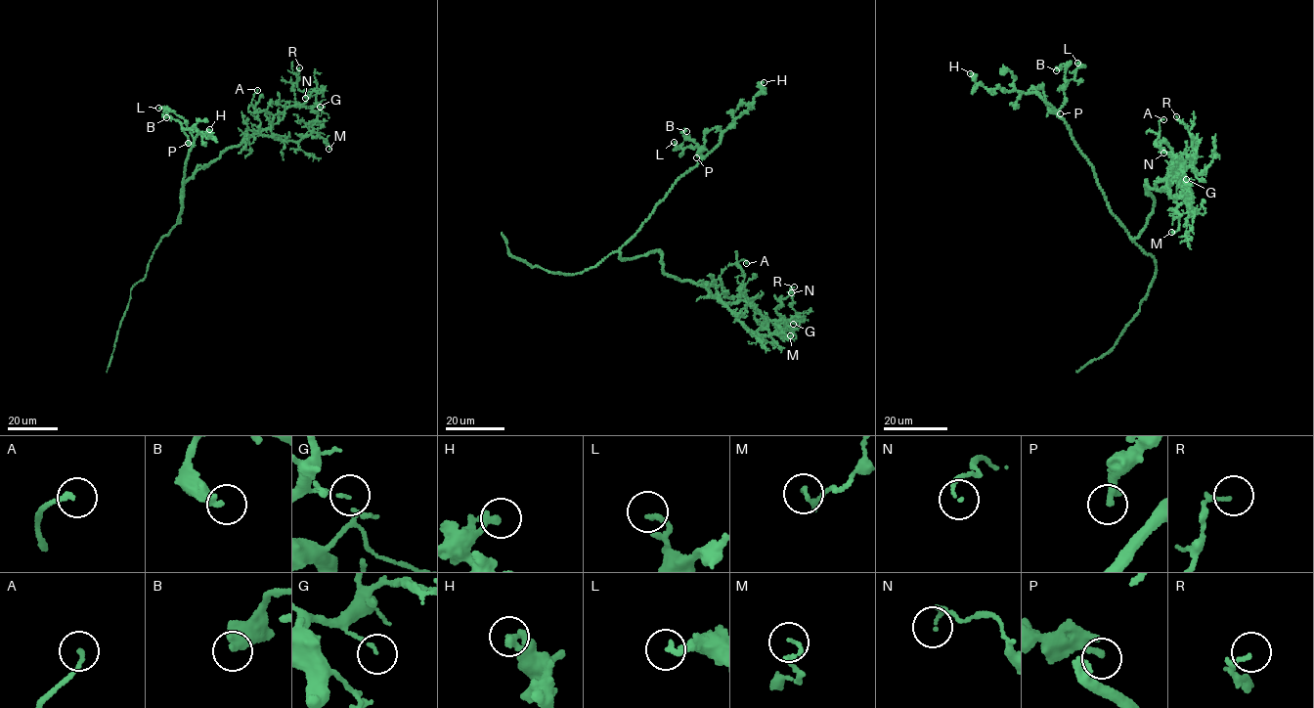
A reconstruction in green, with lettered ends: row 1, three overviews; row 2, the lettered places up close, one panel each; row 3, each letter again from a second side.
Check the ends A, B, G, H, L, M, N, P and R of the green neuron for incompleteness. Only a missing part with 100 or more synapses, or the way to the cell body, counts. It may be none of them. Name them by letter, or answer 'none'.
none

